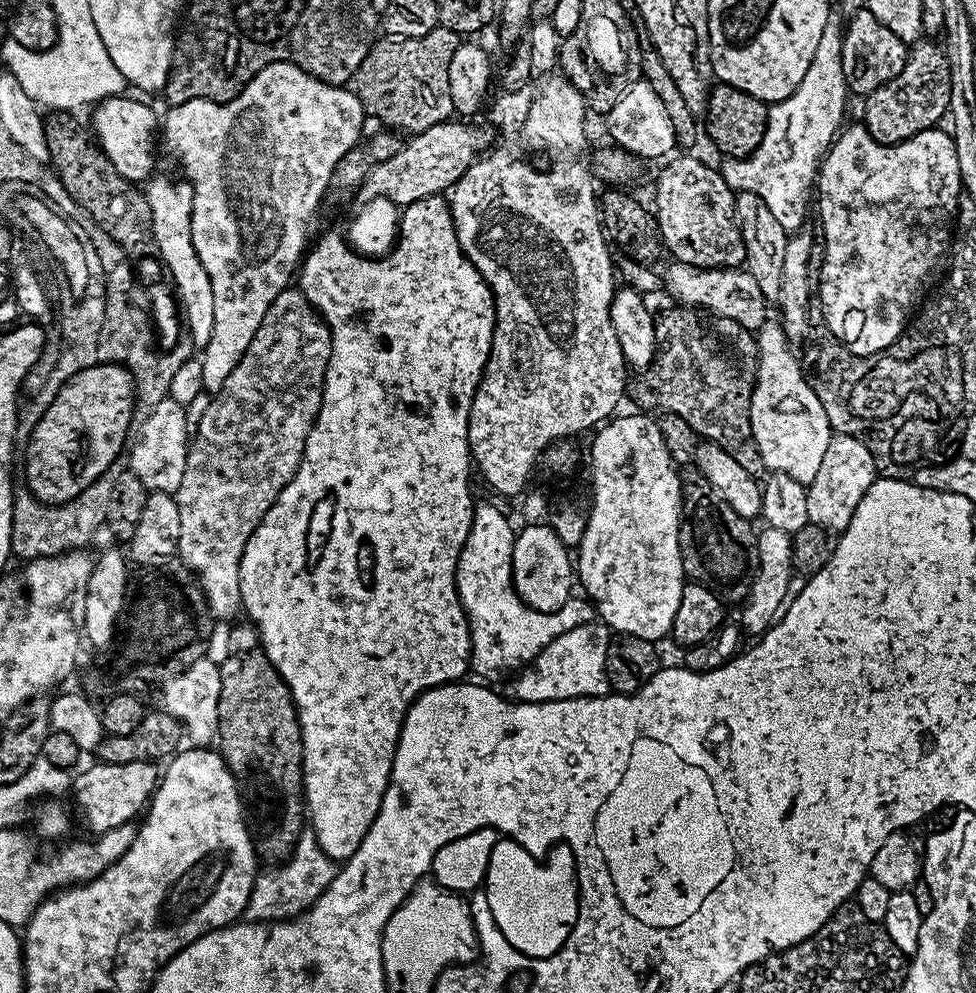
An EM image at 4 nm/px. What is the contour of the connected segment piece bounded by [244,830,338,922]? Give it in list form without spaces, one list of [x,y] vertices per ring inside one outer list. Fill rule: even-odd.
[[[310,830],[300,833],[291,856],[277,863],[269,872],[261,871],[256,877],[244,916],[252,922],[275,922],[290,920],[300,916],[330,886],[336,877],[338,868],[334,861],[318,846],[316,835]]]

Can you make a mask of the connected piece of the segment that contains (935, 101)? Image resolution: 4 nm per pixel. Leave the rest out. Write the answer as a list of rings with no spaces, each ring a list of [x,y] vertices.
[[[924,38],[911,45],[902,74],[878,86],[862,104],[862,123],[880,144],[900,144],[914,134],[936,127],[950,106],[950,66],[943,47]]]

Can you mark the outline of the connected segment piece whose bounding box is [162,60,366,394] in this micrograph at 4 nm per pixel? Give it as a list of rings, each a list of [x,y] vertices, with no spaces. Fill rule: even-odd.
[[[279,60],[270,66],[266,66],[259,72],[246,87],[224,104],[213,100],[187,100],[181,104],[173,104],[167,109],[169,112],[162,116],[162,136],[172,143],[180,164],[184,167],[183,175],[192,185],[192,217],[190,218],[190,234],[194,238],[194,250],[198,262],[206,266],[206,274],[210,274],[210,290],[214,290],[214,330],[210,334],[210,342],[202,350],[199,357],[202,362],[202,382],[204,392],[215,394],[222,390],[226,378],[230,378],[230,370],[238,366],[242,354],[246,354],[246,346],[258,334],[258,326],[262,326],[262,318],[266,318],[266,310],[278,298],[278,294],[289,287],[291,278],[297,271],[302,257],[306,252],[304,239],[308,236],[308,223],[316,212],[316,207],[321,207],[324,193],[328,191],[330,174],[334,166],[354,145],[359,144],[362,133],[365,131],[364,120],[366,113],[362,102],[356,97],[355,92],[344,86],[327,84],[318,78],[314,78],[309,72],[303,72],[296,64],[290,64],[287,60]]]

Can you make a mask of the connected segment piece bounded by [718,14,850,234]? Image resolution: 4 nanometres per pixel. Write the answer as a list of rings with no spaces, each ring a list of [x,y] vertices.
[[[832,14],[826,22],[826,30],[822,30],[822,42],[818,42],[818,50],[814,50],[814,62],[810,62],[806,78],[798,82],[794,94],[775,101],[769,107],[766,134],[758,150],[741,160],[724,158],[718,164],[722,178],[733,190],[758,194],[758,198],[770,206],[774,218],[789,234],[805,227],[808,187],[811,184],[813,187],[822,157],[846,120],[844,104],[850,93],[842,74],[841,50],[842,20],[839,15]]]

